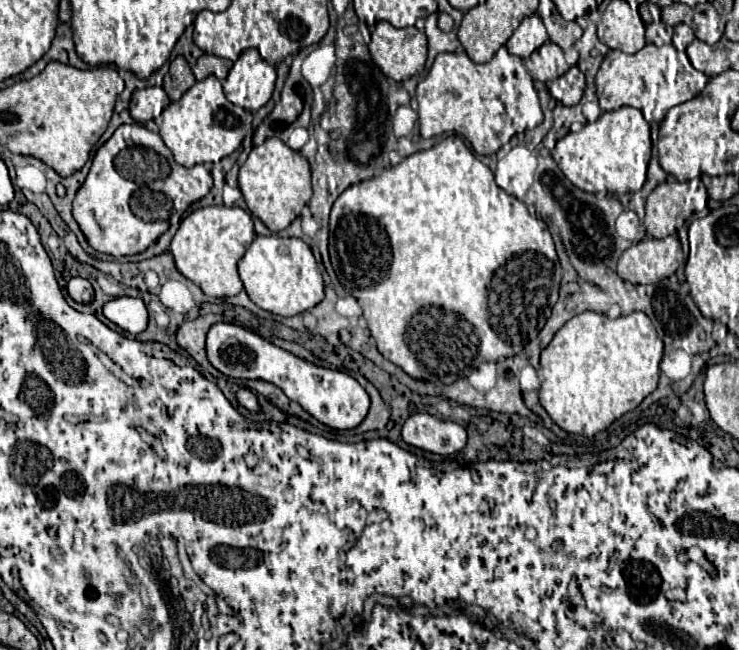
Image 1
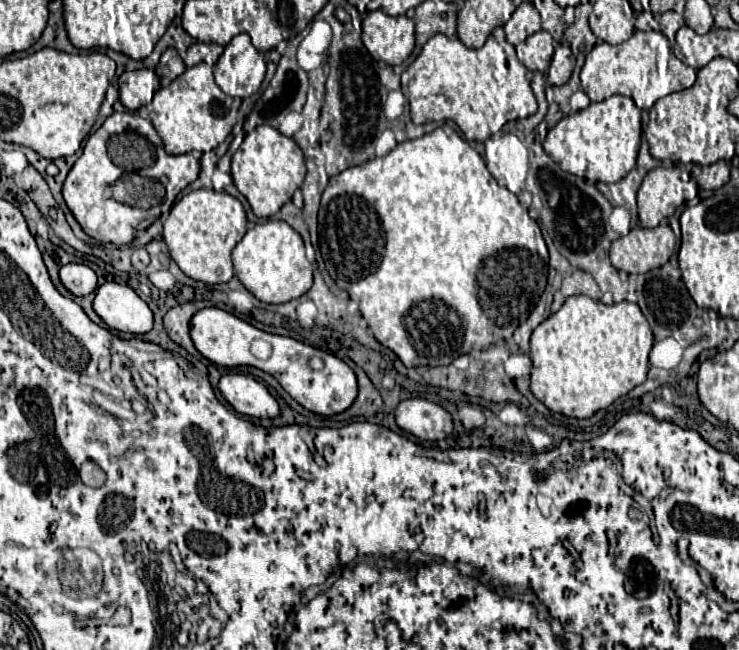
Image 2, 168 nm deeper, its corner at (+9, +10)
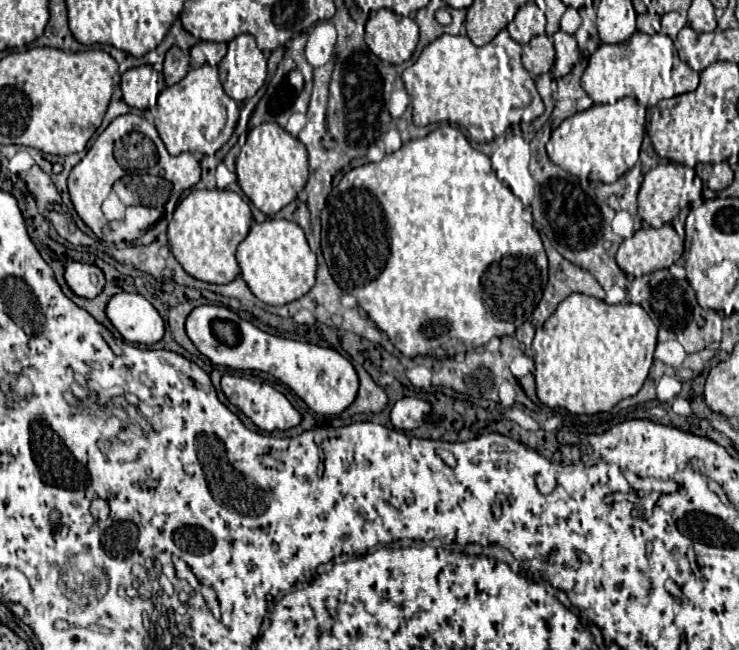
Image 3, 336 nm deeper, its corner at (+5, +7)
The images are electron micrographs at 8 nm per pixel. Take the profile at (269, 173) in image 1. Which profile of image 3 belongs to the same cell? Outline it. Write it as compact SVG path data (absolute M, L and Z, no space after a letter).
M262 123L248 133L248 141L236 157L236 177L240 189L254 203L254 207L272 217L282 207L292 203L308 181L306 147L288 135L278 123Z

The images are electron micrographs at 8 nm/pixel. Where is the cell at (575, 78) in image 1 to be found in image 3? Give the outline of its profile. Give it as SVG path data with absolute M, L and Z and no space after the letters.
M556 31L556 35L552 37L554 47L556 47L556 63L552 69L552 75L556 79L568 75L572 71L572 67L578 63L580 51L576 45L576 39L564 31Z

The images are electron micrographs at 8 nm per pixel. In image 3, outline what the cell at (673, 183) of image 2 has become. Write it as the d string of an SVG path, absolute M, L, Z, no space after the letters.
M666 163L650 169L644 175L644 183L638 193L638 215L652 227L662 227L670 223L681 209L702 199L703 182L692 168L680 163Z

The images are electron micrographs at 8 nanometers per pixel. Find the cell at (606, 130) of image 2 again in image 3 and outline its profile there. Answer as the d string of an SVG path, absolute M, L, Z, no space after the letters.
M624 97L614 105L592 105L590 109L568 117L552 131L546 151L558 167L564 167L564 171L576 177L584 177L594 183L614 183L636 165L644 129L646 107L638 105L636 99Z

